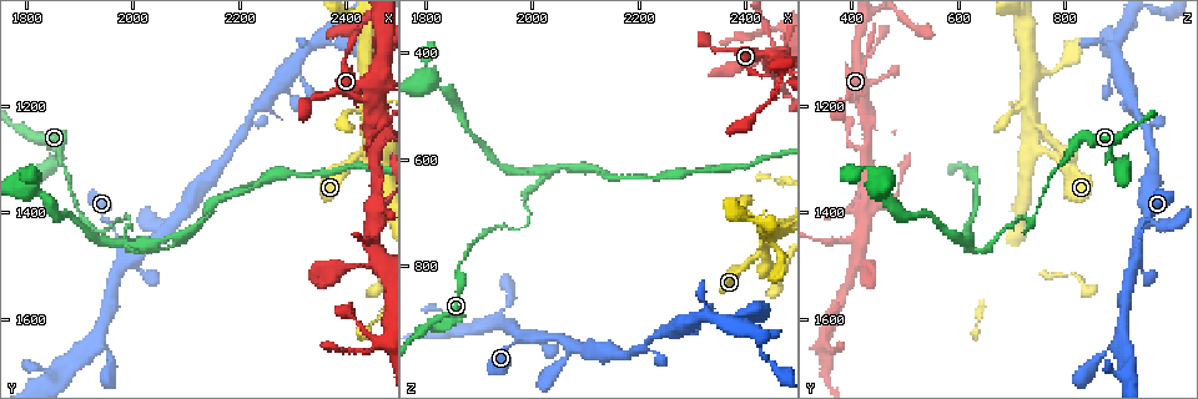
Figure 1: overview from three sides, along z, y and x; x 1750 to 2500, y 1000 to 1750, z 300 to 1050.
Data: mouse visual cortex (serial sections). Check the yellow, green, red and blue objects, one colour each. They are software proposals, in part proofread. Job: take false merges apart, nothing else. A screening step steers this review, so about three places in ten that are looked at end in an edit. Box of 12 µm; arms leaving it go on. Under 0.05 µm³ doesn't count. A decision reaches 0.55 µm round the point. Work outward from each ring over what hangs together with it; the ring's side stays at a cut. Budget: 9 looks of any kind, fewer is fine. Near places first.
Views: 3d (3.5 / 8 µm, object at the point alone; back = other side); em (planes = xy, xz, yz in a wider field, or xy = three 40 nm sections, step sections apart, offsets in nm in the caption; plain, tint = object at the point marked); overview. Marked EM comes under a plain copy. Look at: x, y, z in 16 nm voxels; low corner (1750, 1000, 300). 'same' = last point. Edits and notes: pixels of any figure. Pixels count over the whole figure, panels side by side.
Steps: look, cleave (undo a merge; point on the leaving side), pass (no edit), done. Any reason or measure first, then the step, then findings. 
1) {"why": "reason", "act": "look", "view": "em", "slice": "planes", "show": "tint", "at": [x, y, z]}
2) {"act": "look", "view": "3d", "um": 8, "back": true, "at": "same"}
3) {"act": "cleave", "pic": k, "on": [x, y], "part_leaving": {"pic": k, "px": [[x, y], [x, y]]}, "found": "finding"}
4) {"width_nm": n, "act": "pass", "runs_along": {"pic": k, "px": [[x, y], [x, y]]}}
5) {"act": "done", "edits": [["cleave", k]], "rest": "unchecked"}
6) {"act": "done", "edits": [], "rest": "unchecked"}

{"why": "four-way junction", "act": "look", "view": "3d", "um": 3.5, "at": [1985, 1485, 935]}

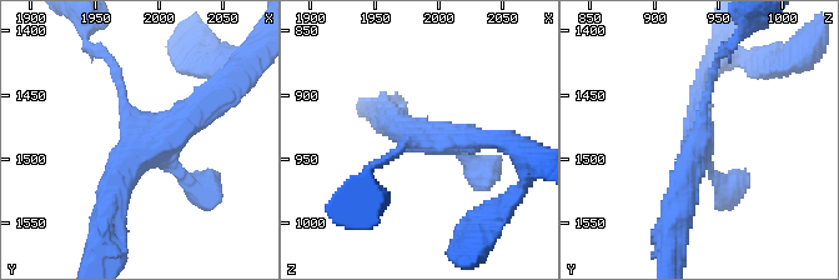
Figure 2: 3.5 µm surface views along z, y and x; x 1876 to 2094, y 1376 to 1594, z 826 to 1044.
{"arms": 4, "arm_widths_nm": [100, 150, 300, 400], "act": "pass", "runs_along": {"pic": 2, "px": [[105, 58], [147, 139], [209, 100]]}, "found": "continuous, no second cell"}

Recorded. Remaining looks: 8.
{"why": "abrupt turn", "act": "look", "view": "3d", "um": 8, "at": [2440, 1290, 805]}

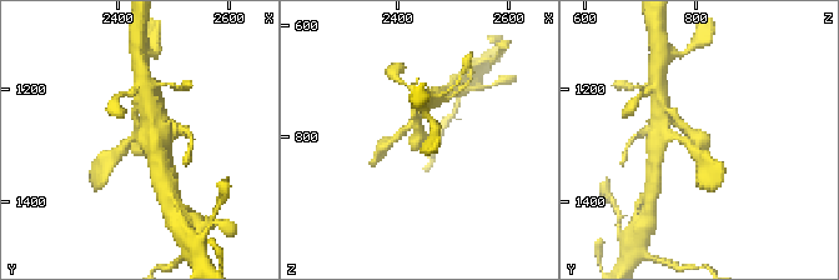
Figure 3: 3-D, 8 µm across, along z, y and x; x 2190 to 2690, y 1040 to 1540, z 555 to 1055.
{"why": "closer look", "act": "look", "view": "3d", "um": 3.5, "at": [2440, 1290, 805]}

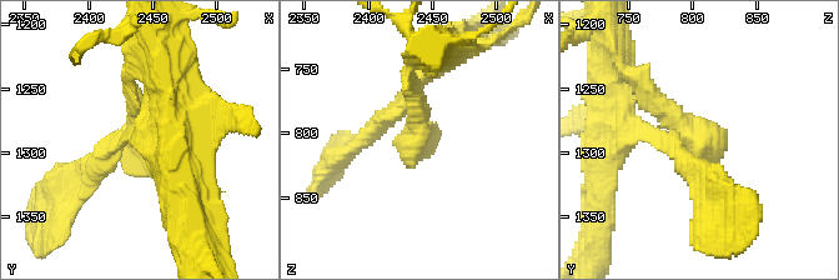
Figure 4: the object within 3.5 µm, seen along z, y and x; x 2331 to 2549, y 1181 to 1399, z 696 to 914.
{"act": "look", "view": "em", "slice": "planes", "show": "tint", "at": [2438, 1290, 802]}

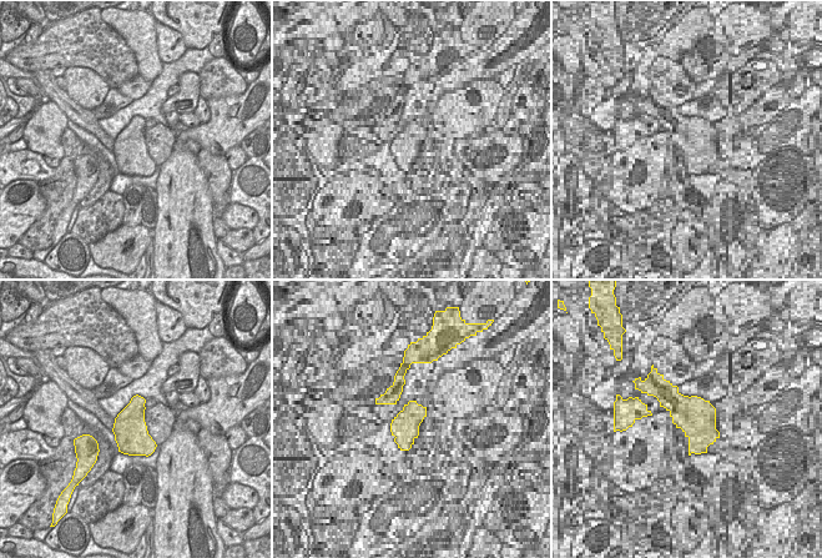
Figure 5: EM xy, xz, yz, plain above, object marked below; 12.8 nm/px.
{"act": "pass", "runs_along": {"pic": 4, "px": [[88, 170], [134, 135], [156, 178]]}, "found": "one cell here"}

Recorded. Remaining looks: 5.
{"why": "a narrow waist", "act": "look", "view": "3d", "um": 3.5, "back": true, "at": [2410, 1210, 705]}

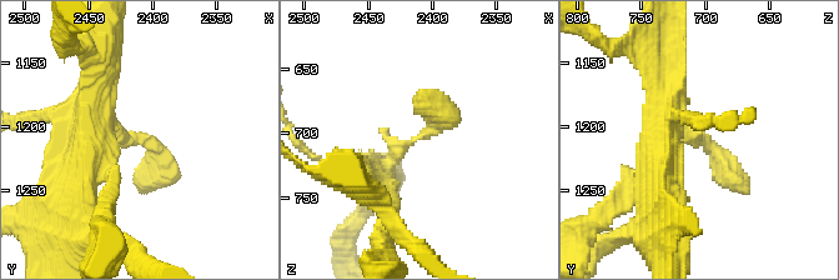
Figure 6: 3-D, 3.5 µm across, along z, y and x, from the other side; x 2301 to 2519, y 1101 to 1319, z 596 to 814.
{"why": "need the tissue", "act": "look", "view": "em", "slice": "xy", "step": 2, "show": "tint", "at": [2412, 1208, 706]}

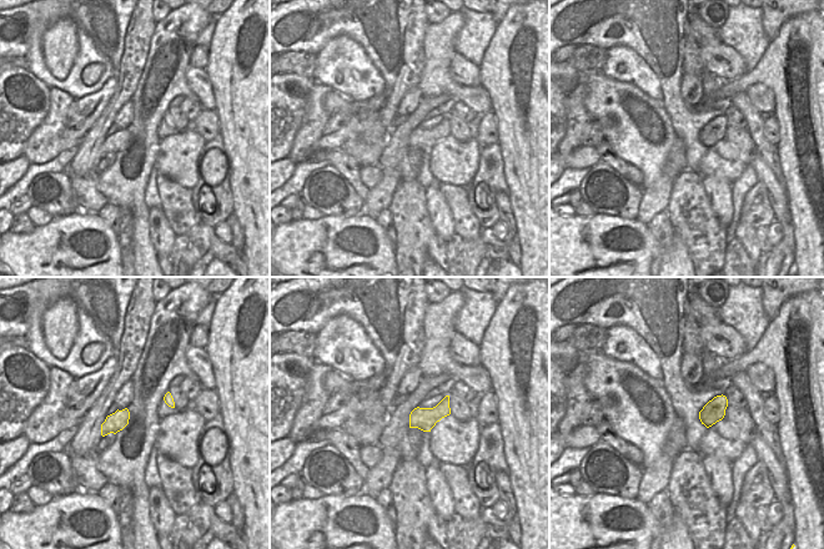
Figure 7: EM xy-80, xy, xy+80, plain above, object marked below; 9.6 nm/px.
{"act": "pass", "runs_along": {"pic": 6, "px": [[662, 134], [666, 115], [703, 138], [745, 191]]}, "found": "one cell here"}

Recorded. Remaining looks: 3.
{"why": "sharp bend", "act": "look", "view": "3d", "um": 8, "at": [1995, 1415, 720]}

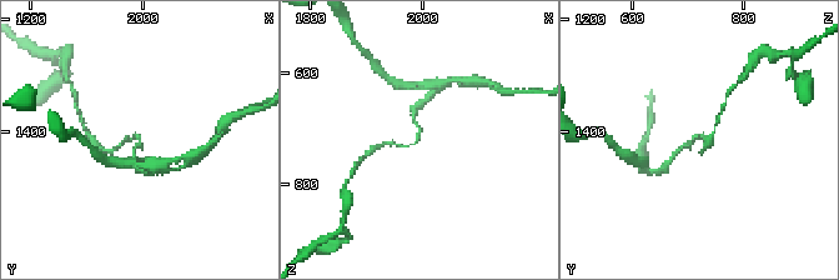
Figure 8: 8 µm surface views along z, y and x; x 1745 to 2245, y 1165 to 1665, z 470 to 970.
{"arm_widths_nm": [150, 150], "act": "look", "view": "em", "slice": "xy", "step": 5, "show": "tint", "at": [1990, 1415, 720]}

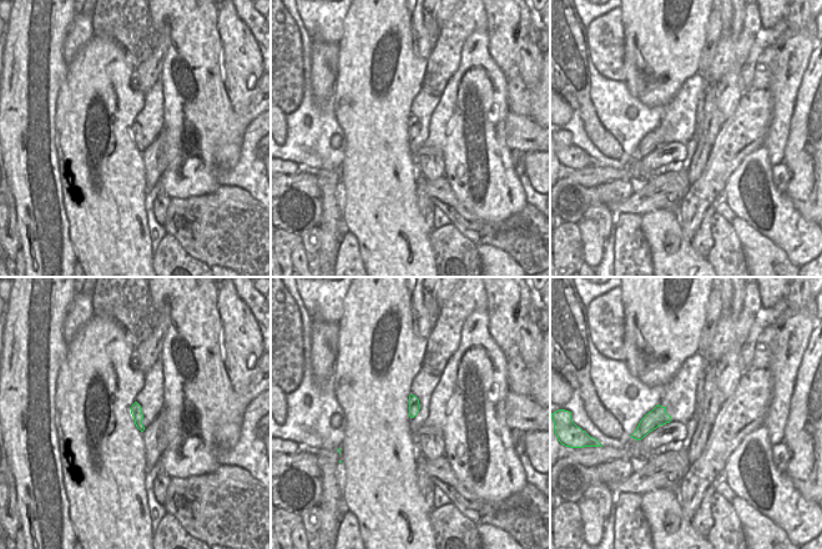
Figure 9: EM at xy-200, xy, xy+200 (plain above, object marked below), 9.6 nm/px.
{"act": "pass", "runs_along": {"pic": 8, "px": [[388, 144], [408, 146], [418, 139], [413, 113]]}, "found": "one cell here"}

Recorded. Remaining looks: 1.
{"act": "done", "edits": [], "rest": "unchecked"}

